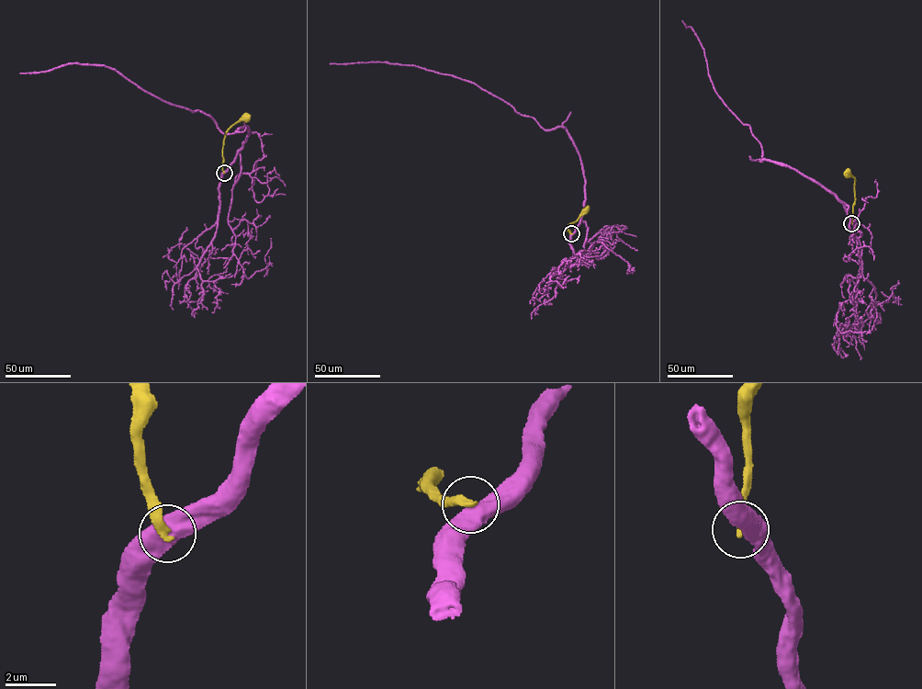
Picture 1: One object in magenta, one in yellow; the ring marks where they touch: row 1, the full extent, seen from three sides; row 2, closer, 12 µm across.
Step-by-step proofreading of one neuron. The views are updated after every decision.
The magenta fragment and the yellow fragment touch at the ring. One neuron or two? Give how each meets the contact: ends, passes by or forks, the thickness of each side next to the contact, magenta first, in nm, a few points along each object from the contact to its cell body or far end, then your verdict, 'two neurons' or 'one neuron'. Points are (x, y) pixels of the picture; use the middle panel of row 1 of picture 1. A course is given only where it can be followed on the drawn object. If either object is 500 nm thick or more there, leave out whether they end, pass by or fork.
calibres 600 and 280 nm; course magenta (571, 233), (583, 211), (585, 179), (565, 129), (545, 129), (473, 83), (415, 65), (330, 63); course yellow (571, 233), (567, 231), (568, 225), (576, 221), (586, 210); two neurons

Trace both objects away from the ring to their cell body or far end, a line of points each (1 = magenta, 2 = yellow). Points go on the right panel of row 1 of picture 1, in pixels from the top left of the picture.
1: (852, 223), (844, 204), (816, 182), (786, 166), (760, 161), (761, 145), (715, 92), (701, 44), (682, 20)
2: (852, 223), (855, 179), (848, 174)

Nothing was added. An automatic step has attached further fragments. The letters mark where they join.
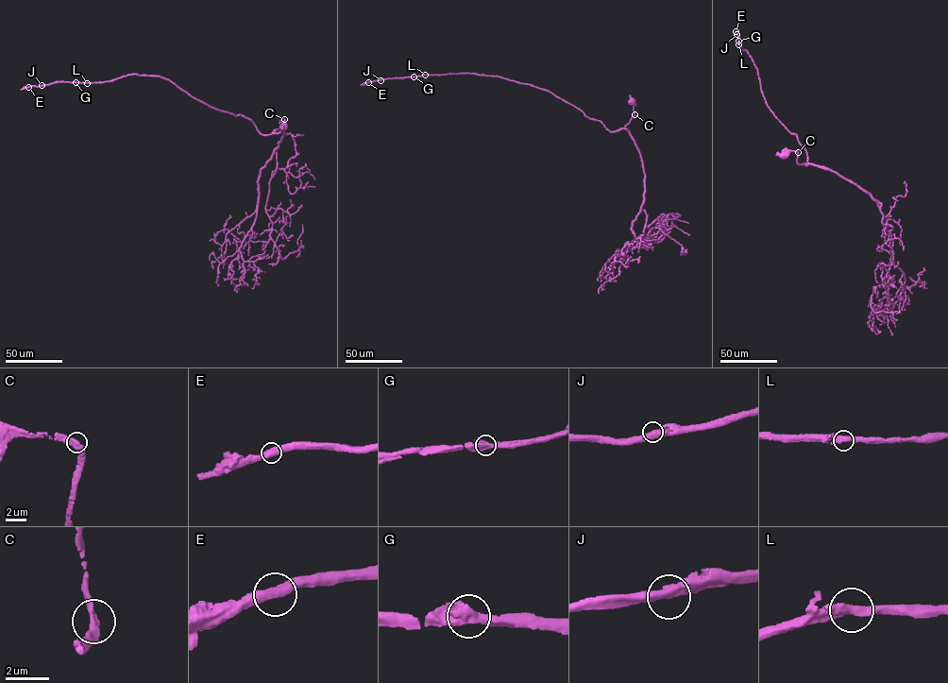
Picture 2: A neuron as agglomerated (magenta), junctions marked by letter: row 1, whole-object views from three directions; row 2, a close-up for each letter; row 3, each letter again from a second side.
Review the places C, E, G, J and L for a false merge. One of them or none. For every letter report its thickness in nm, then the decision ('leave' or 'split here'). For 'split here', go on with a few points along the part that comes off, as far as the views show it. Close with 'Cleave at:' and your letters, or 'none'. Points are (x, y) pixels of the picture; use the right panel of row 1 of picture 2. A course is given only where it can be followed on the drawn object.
C: 400 nm | leave
E: 480 nm | leave
G: 440 nm | leave
J: 460 nm | leave
L: 340 nm | leave
Cleave at: none

